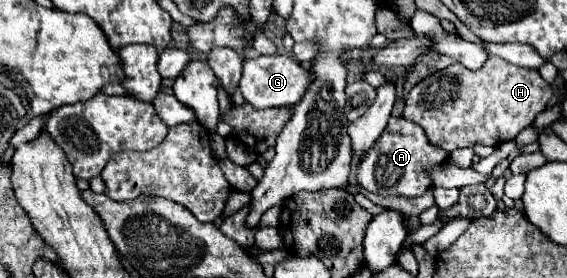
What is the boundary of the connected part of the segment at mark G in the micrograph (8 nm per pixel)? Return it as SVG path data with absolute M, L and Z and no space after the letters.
M277 54L277 56L257 56L243 62L243 74L239 82L239 90L245 98L245 102L253 104L255 108L279 108L279 106L293 106L303 96L305 88L309 86L309 72L299 66L289 56Z

